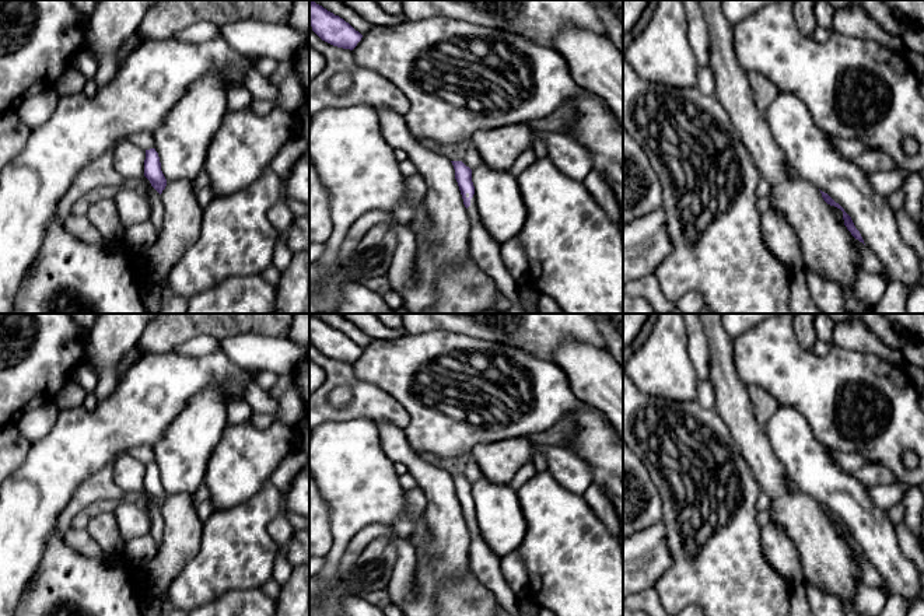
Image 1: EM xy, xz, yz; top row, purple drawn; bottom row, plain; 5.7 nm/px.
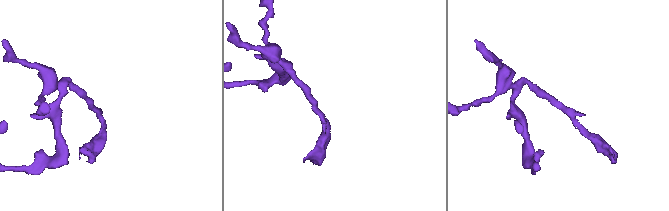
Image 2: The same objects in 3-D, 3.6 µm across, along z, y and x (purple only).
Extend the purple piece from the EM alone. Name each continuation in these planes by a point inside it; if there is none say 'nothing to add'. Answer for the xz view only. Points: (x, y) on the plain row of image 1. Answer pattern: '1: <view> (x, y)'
1: xz (486, 566)

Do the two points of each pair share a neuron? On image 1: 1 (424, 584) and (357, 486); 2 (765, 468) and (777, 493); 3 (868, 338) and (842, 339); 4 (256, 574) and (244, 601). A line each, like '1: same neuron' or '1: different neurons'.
1: different neurons
2: same neuron
3: same neuron
4: different neurons

